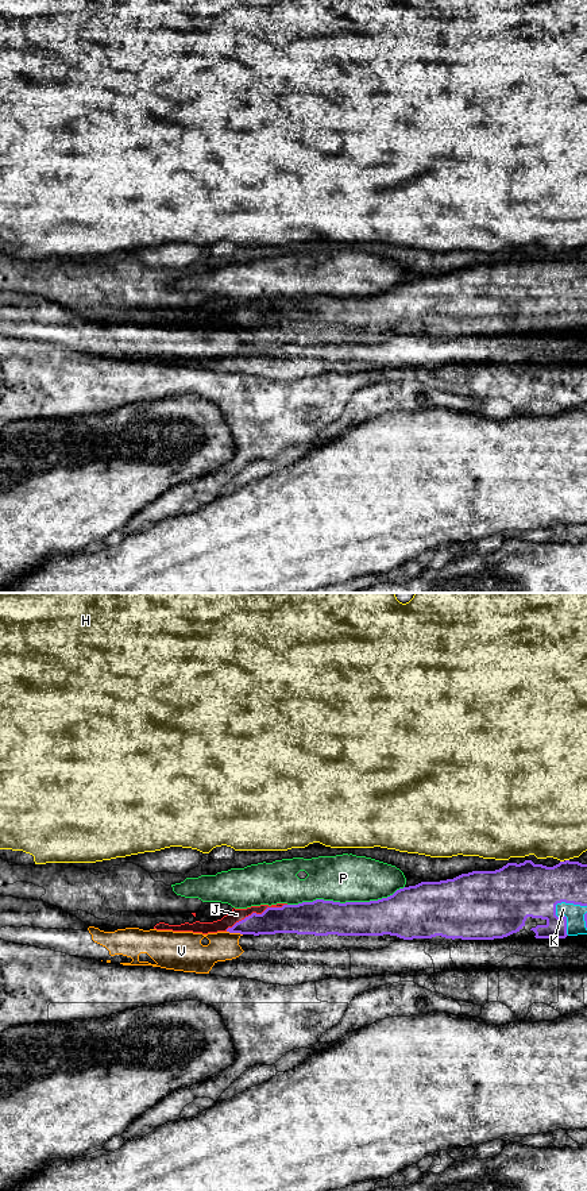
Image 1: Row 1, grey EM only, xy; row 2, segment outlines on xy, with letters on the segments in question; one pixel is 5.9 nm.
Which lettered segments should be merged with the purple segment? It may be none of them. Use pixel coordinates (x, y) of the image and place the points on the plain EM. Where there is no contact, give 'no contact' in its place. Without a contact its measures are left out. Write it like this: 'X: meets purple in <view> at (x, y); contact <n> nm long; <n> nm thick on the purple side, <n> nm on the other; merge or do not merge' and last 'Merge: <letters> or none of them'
H: meets purple in xy at (567, 255); contact 30 nm long; 300 nm thick on the purple side, 420 nm on the other; do not merge
J: meets purple in xy at (255, 308); contact 400 nm long; 180 nm thick on the purple side, 80 nm on the other; merge
K: meets purple in xy at (555, 304); contact 220 nm long; 320 nm thick on the purple side, 110 nm on the other; merge
P: meets purple in xy at (346, 297); contact 700 nm long; 220 nm thick on the purple side, 280 nm on the other; do not merge
V: meets purple in xy at (235, 327); contact 100 nm long; 160 nm thick on the purple side, 180 nm on the other; do not merge
Merge: J, K

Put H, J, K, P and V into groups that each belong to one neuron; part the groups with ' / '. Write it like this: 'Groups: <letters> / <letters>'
Groups: H / J K / P / V

